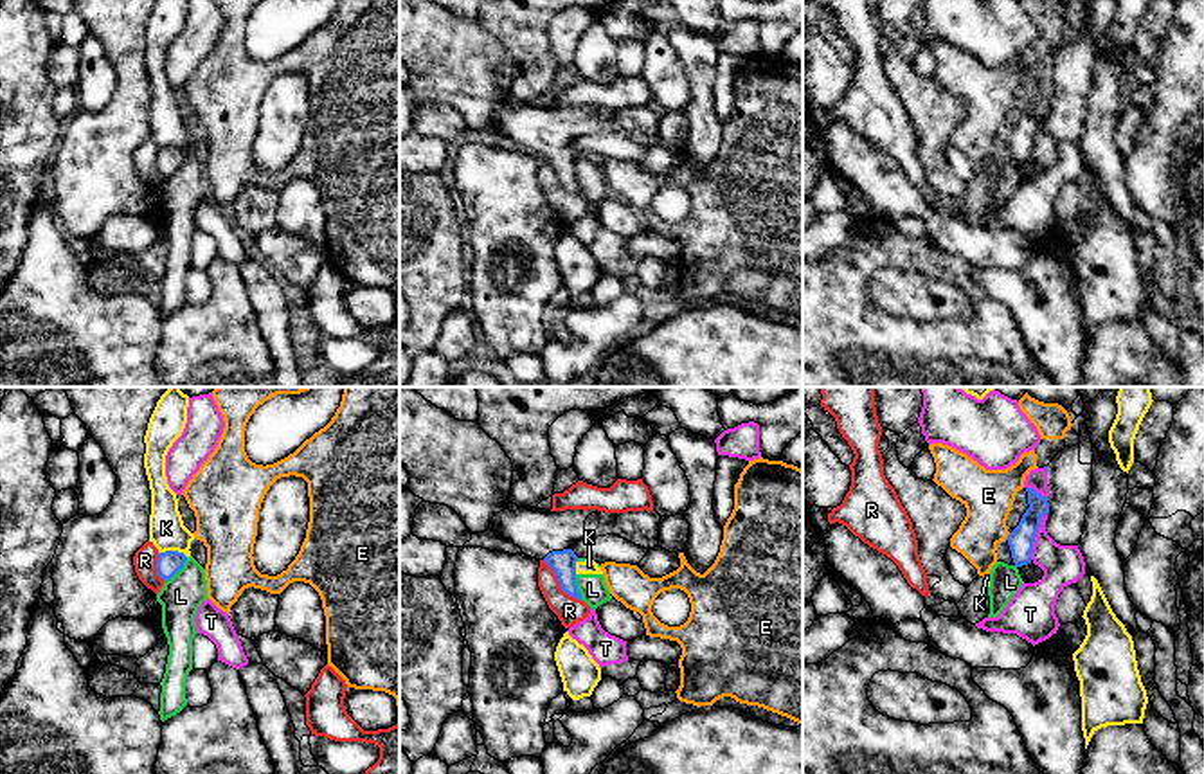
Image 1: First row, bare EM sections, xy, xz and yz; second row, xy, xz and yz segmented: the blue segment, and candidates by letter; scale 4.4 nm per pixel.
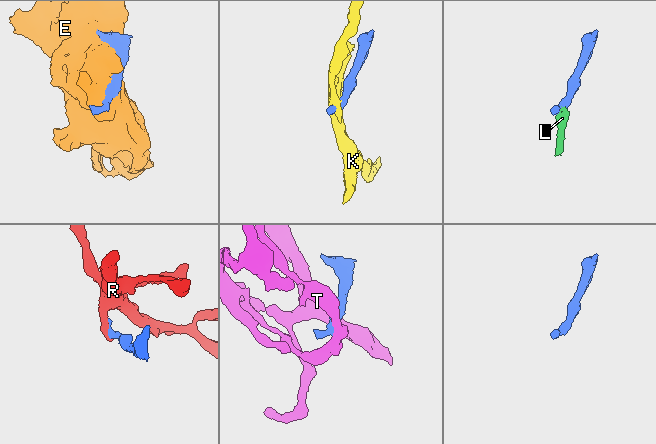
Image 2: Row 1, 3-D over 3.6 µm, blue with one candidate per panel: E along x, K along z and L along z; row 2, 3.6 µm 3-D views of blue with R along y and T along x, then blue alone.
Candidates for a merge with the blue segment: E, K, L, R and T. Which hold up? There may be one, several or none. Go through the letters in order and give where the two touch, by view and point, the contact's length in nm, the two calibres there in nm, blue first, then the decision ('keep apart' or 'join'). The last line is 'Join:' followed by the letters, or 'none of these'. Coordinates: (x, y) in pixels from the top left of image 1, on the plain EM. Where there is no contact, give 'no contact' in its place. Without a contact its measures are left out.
E: contact yz (1008, 134); length 40 nm; calibres 120 and 220 nm; keep apart
K: contact xy (173, 148); length 140 nm; calibres 110 and 160 nm; keep apart
L: contact xz (576, 184); length 130 nm; calibres 110 and 120 nm; keep apart
R: contact xz (560, 182); length 260 nm; calibres 110 and 120 nm; keep apart
T: contact yz (1035, 132); length 220 nm; calibres 120 and 180 nm; keep apart
Join: none of these

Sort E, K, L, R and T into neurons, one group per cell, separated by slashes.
E / K L / R / T

